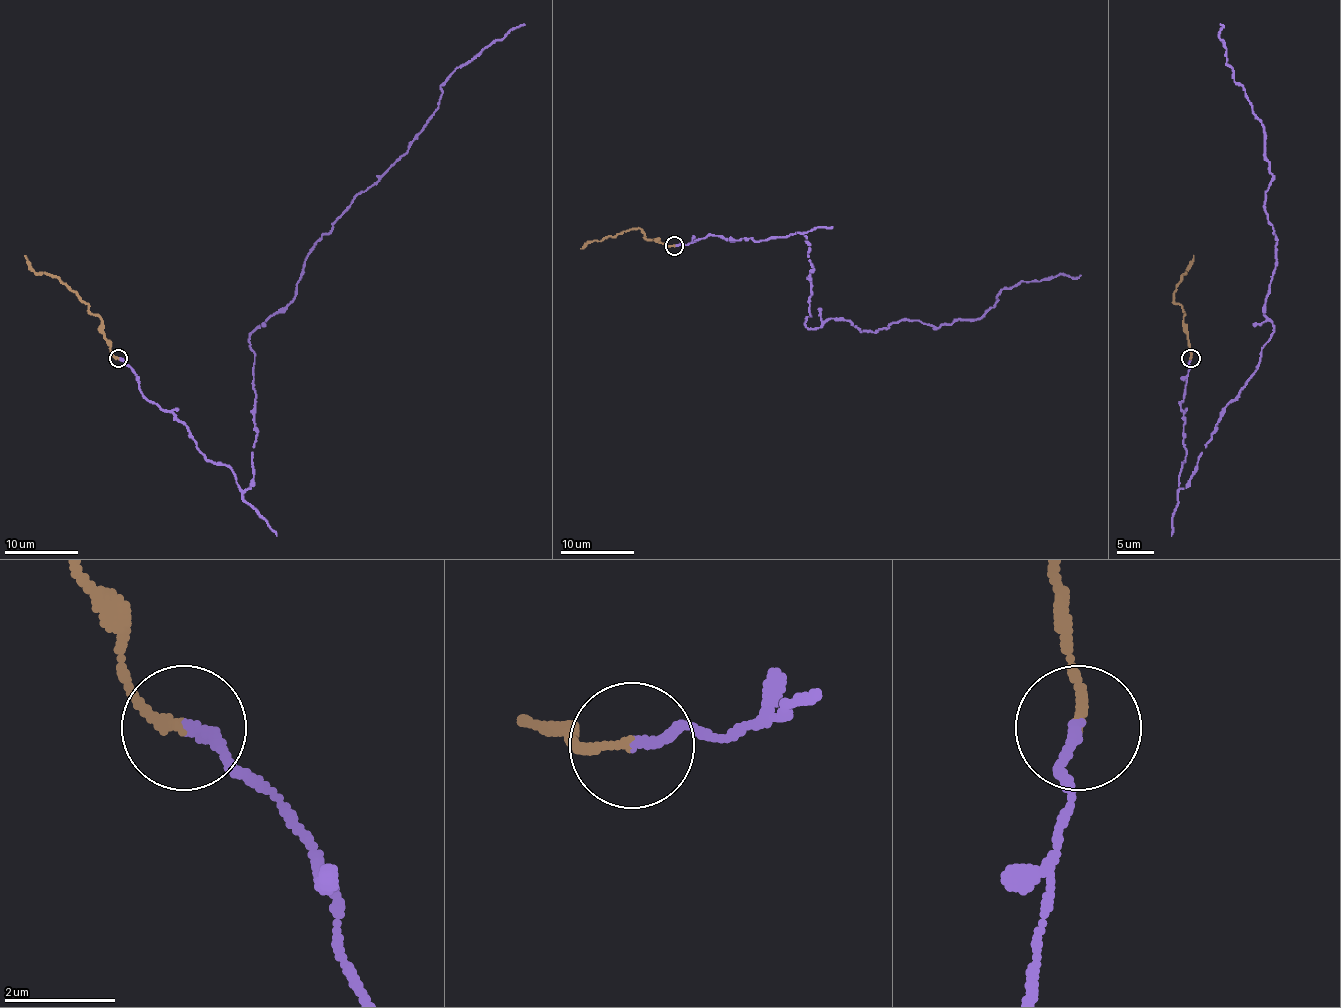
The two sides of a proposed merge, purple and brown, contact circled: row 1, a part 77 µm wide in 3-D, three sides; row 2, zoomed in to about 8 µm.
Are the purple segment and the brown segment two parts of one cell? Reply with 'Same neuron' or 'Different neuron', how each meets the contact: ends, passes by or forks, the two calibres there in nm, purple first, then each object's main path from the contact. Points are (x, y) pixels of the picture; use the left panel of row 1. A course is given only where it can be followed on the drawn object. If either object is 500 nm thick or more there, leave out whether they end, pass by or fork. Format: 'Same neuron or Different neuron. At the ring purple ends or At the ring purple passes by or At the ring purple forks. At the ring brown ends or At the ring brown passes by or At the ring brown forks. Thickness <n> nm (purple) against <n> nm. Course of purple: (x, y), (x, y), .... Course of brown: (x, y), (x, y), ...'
Same neuron. At the ring purple ends. At the ring brown ends. Thickness 180 nm (purple) against 160 nm. Course of purple: (119, 359), (247, 489), (251, 335), (295, 294), (310, 248), (400, 158), (446, 79), (525, 24). Course of brown: (119, 359), (110, 349), (98, 316), (56, 278), (36, 272), (25, 256)

